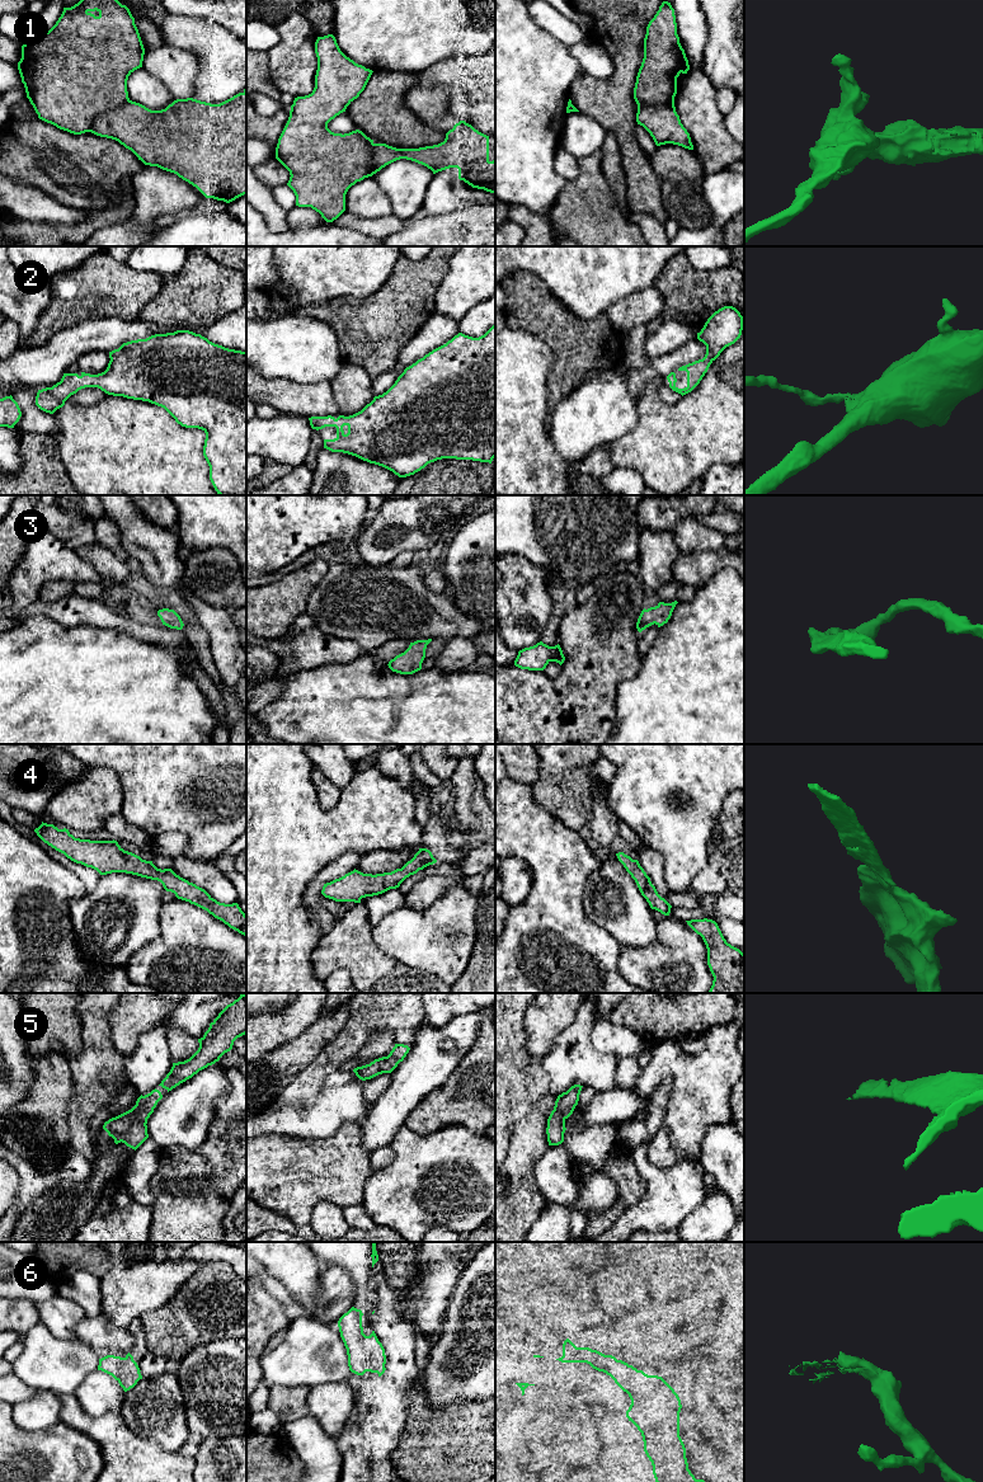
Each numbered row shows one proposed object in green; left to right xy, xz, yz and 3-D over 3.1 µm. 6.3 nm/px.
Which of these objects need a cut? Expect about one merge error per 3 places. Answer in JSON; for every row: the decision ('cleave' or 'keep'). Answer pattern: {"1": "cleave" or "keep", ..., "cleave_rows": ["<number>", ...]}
{"1": "cleave", "2": "keep", "3": "keep", "4": "keep", "5": "keep", "6": "keep", "cleave_rows": ["1"]}

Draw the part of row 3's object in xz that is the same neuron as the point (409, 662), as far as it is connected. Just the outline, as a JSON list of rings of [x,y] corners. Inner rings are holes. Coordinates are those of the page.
[[[432,639],[410,643],[409,648],[404,653],[396,655],[389,662],[389,668],[400,674],[413,674],[420,671],[422,663],[425,658],[427,645],[431,641]]]

